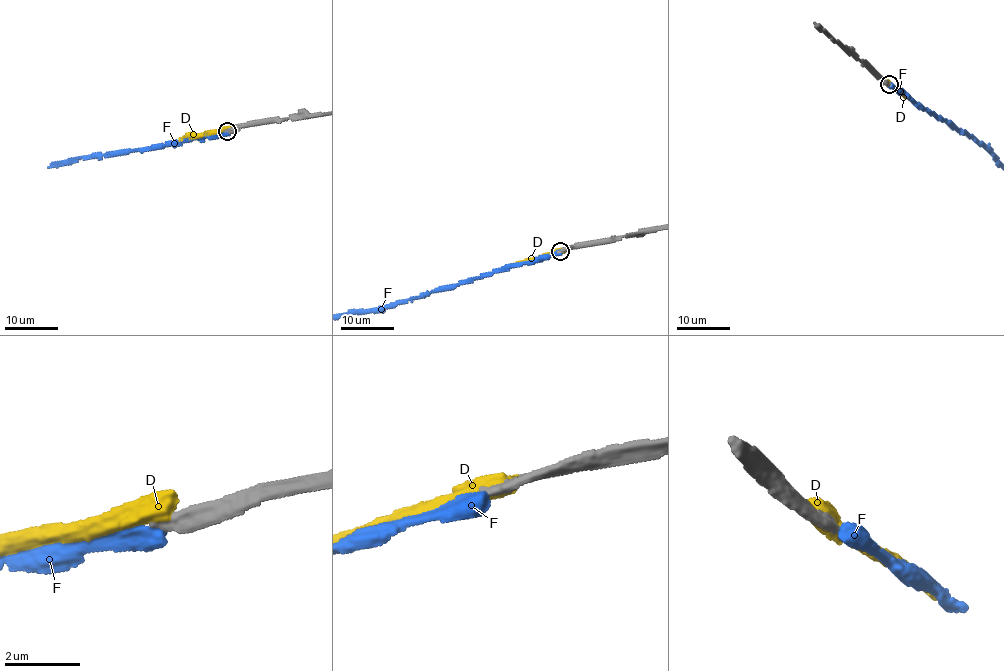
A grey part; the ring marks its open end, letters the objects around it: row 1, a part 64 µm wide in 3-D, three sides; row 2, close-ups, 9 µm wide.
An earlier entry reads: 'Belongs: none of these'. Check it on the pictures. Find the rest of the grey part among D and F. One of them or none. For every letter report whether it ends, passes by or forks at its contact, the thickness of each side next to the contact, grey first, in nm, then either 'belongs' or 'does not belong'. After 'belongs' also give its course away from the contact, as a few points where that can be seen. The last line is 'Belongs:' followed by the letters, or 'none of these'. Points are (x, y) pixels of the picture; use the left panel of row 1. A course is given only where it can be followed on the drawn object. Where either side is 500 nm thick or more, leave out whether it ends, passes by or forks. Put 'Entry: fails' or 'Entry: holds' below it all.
D: 360 nm thick on the grey side, 600 nm on the other; does not belong
F: it ends there; 320 nm thick on the grey side, 480 nm on the other; belongs
Belongs: F
Entry: fails

